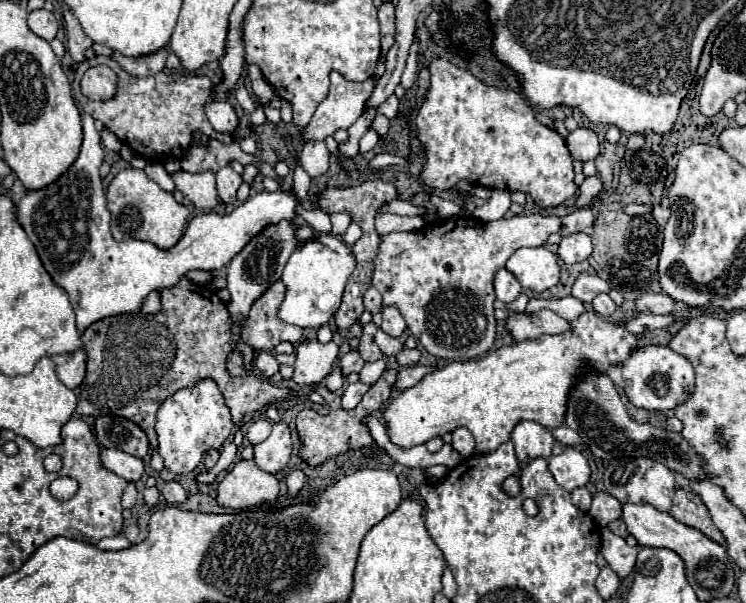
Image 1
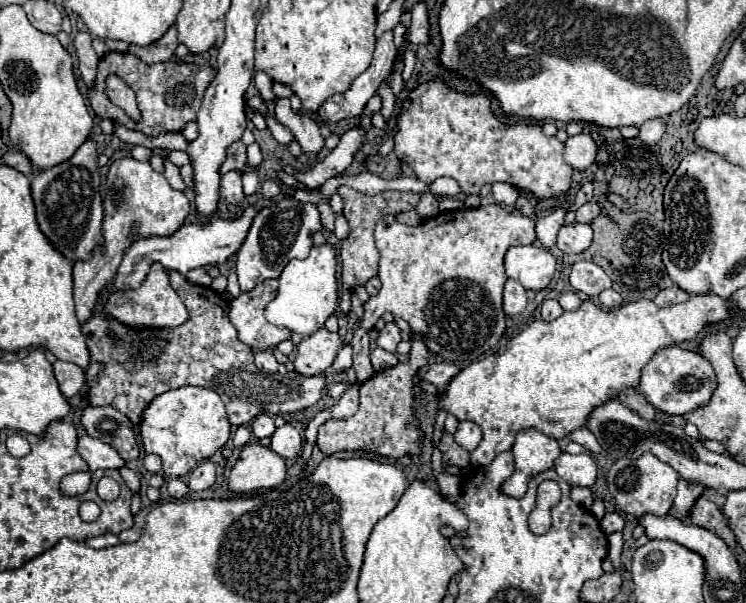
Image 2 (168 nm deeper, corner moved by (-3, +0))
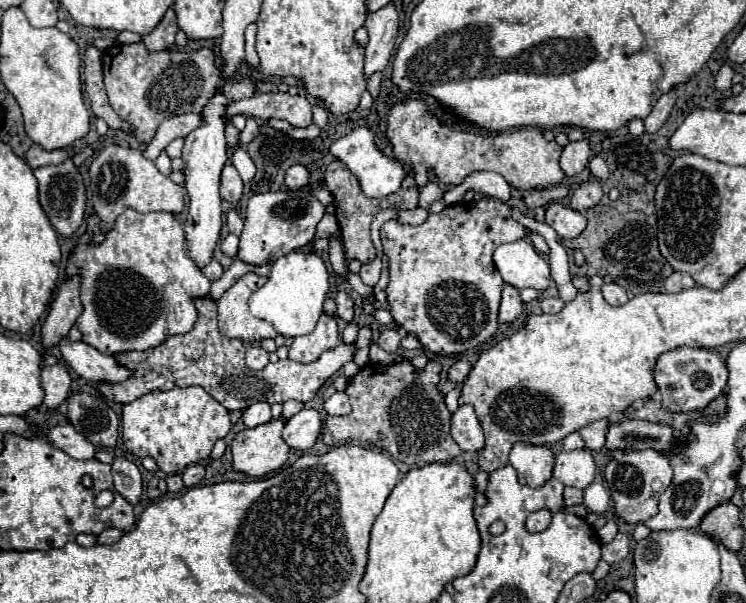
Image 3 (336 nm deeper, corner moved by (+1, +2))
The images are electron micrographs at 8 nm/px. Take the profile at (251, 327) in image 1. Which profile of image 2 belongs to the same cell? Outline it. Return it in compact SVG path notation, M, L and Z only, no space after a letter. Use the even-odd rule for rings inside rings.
M265 280L257 284L255 290L243 292L231 302L229 318L237 328L239 340L253 350L275 348L279 342L291 338L291 332L287 328L273 326L265 318L265 306L277 296L277 288L277 280Z

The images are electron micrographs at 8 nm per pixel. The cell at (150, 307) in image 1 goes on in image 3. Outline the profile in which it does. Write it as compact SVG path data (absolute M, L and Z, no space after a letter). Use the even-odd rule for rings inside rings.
M127 208L115 220L113 228L105 232L105 240L101 244L95 244L93 236L97 234L99 224L101 220L97 214L91 214L87 218L87 232L79 236L65 268L65 276L81 276L83 312L77 318L75 326L83 334L83 342L93 346L101 354L119 354L131 350L149 350L159 346L169 336L187 334L197 320L195 300L209 294L211 282L193 264L193 260L189 260L185 252L183 226L177 222L177 218L169 212L141 214L133 208Z

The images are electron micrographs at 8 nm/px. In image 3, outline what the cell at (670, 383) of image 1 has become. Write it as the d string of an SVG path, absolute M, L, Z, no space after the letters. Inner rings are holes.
M675 348L659 356L655 366L655 382L661 392L661 402L671 412L693 412L703 410L721 396L727 388L727 366L725 360L713 352L703 348Z

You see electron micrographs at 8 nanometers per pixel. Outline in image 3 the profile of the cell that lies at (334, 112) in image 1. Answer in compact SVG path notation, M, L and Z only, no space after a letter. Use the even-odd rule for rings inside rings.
M393 2L369 14L365 20L369 32L369 44L365 46L365 76L371 76L377 70L385 70L391 50L395 48L397 30L399 30L399 12Z

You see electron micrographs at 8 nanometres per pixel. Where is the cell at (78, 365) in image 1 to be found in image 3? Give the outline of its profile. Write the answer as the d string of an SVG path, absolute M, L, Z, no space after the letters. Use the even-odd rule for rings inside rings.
M61 364L55 366L45 366L41 374L41 386L45 392L43 402L37 406L39 412L57 408L61 402L67 400L69 396L69 386L71 386L71 376Z

